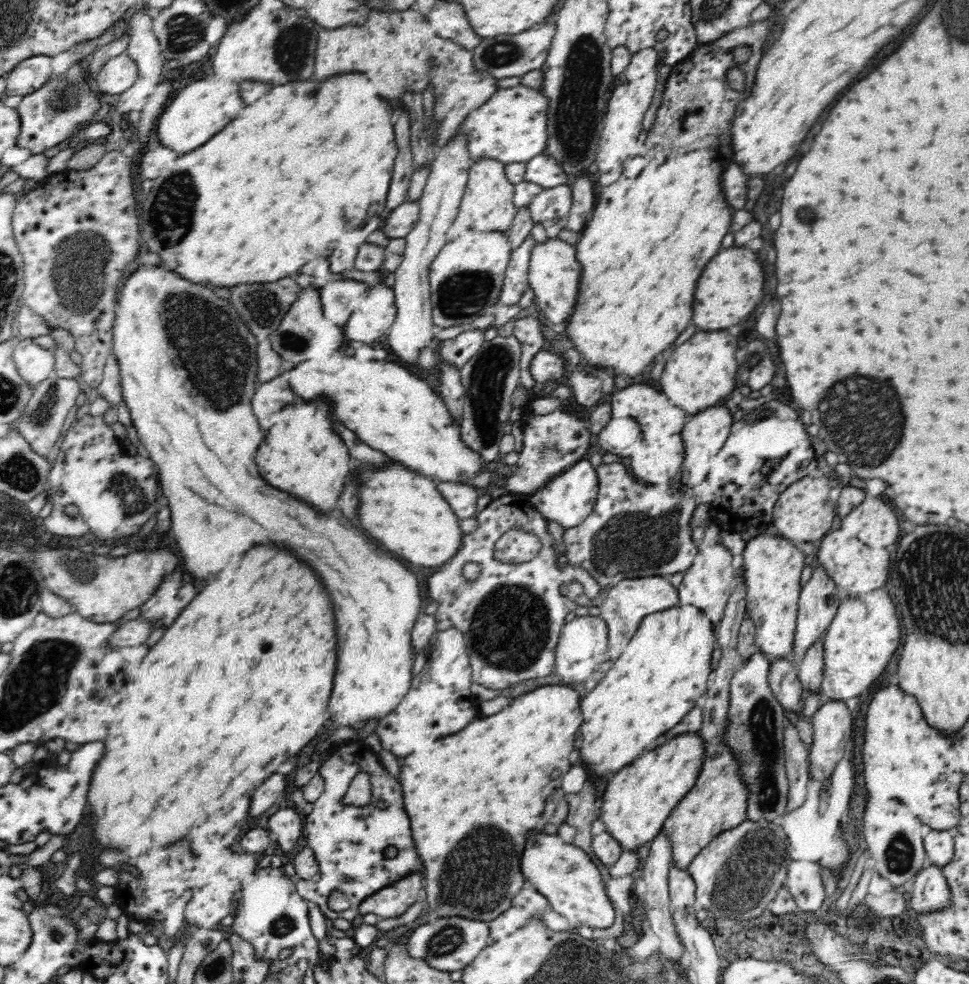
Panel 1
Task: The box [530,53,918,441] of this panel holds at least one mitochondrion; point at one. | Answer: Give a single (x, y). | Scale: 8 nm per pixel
(799, 212)

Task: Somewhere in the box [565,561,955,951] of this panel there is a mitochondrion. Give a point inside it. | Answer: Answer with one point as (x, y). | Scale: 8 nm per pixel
(749, 872)

